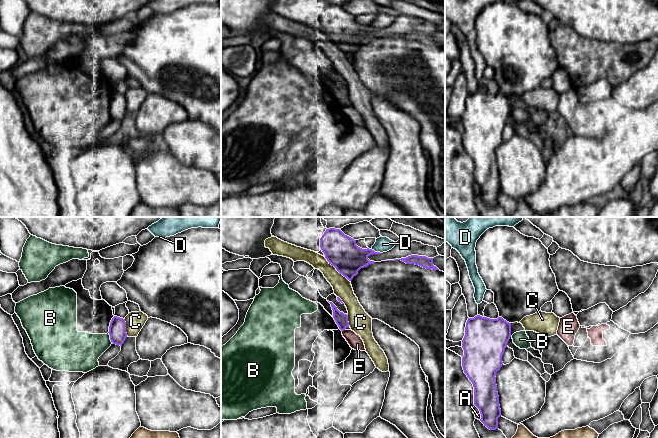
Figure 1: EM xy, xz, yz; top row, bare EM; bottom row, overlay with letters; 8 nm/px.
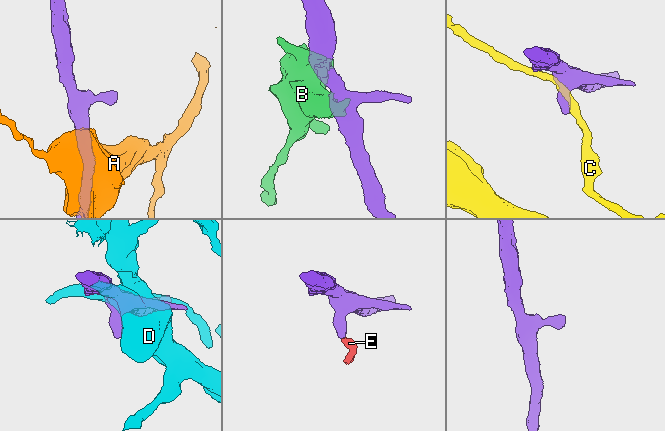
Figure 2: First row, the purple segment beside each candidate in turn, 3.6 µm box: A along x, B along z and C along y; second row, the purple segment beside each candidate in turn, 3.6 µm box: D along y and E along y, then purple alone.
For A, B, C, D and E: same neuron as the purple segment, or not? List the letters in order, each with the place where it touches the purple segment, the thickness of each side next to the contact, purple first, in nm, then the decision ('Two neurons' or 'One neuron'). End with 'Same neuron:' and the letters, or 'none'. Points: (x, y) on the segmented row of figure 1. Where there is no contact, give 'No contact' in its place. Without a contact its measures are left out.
A: Touches purple at yz (481, 416). Thickness 200 nm (purple) against 50 nm. Two neurons
B: Touches purple at xy (110, 337). Thickness 140 nm (purple) against 300 nm. Two neurons
C: Touches purple at xz (337, 270). Thickness 260 nm (purple) against 150 nm. Two neurons
D: Touches purple at xz (376, 252). Thickness 240 nm (purple) against 130 nm. Two neurons
E: Touches purple at xz (343, 330). Thickness 110 nm (purple) against 110 nm. Two neurons
Same neuron: none

